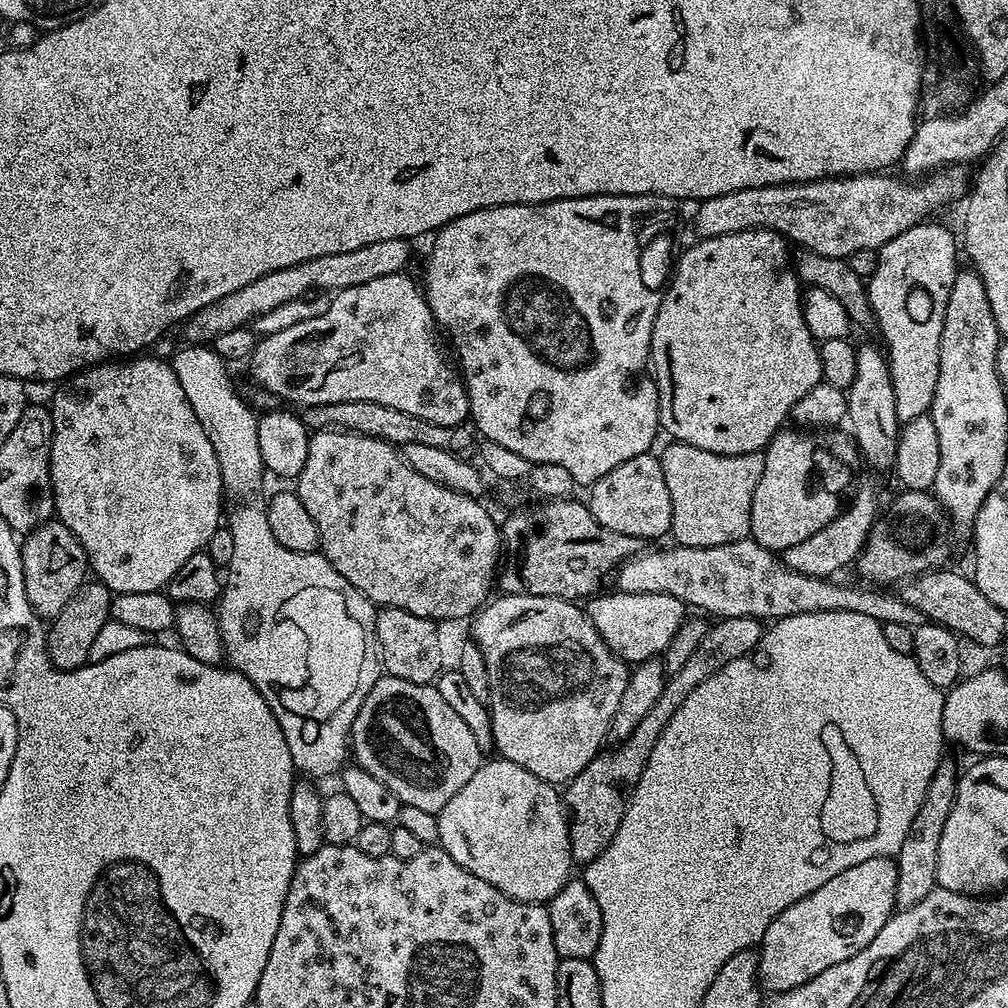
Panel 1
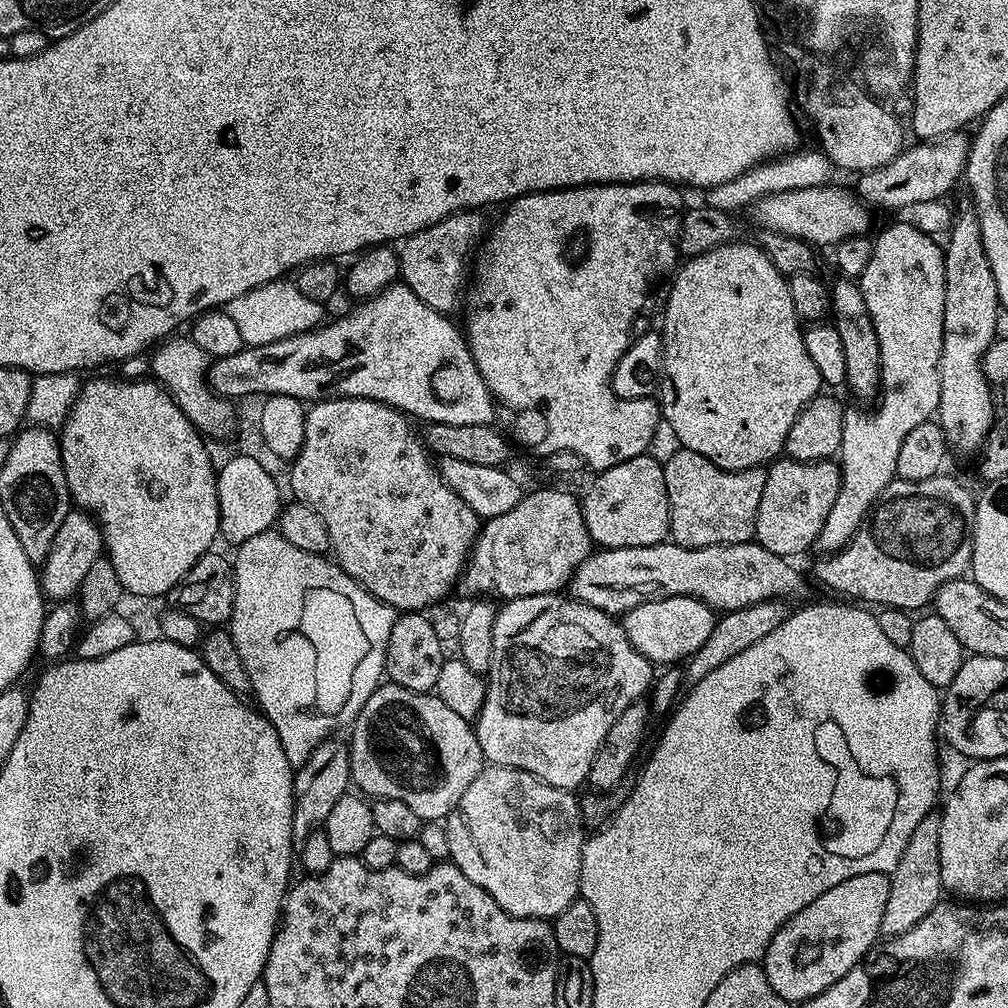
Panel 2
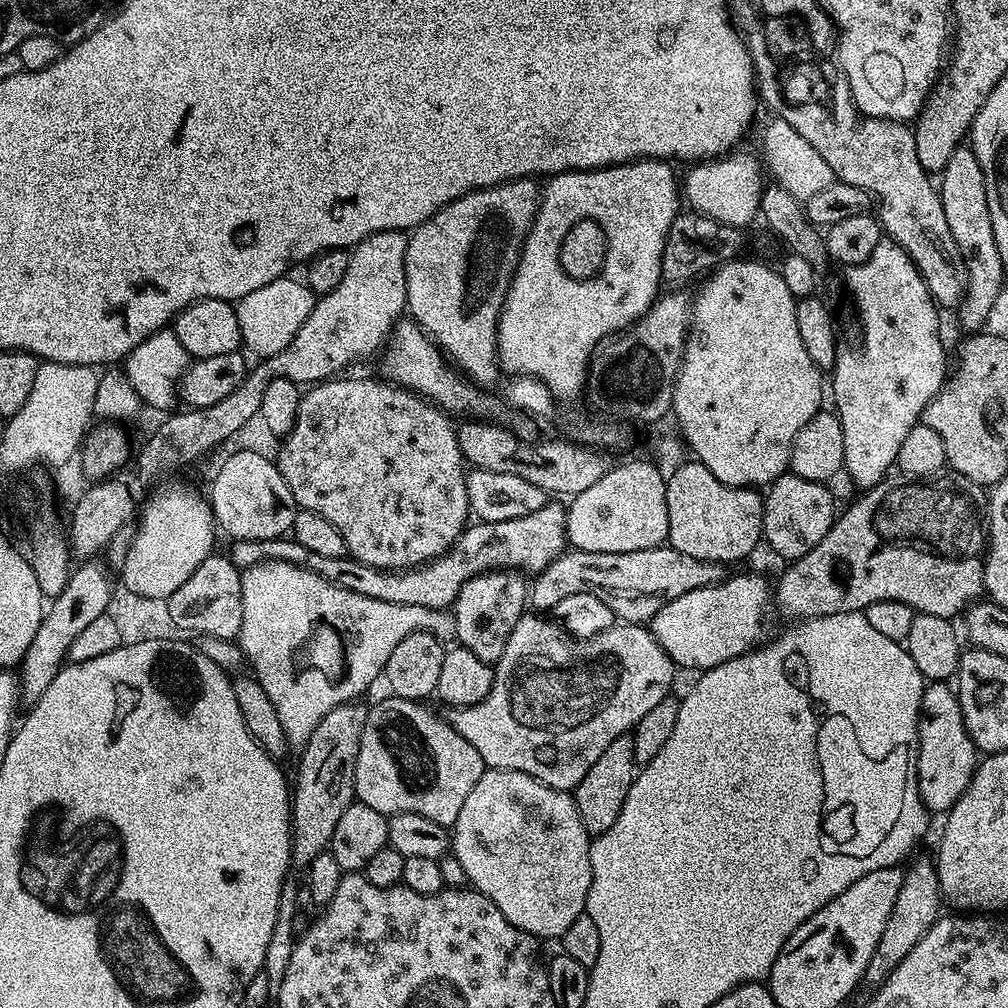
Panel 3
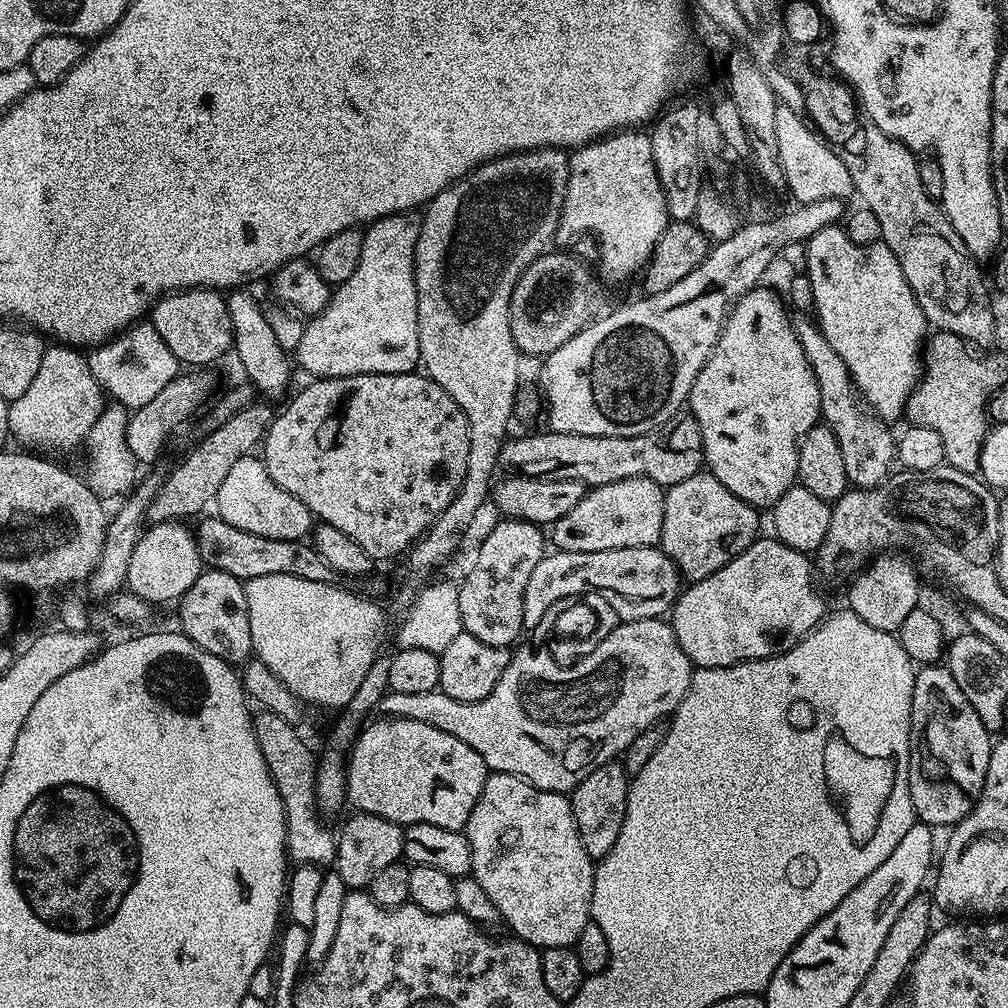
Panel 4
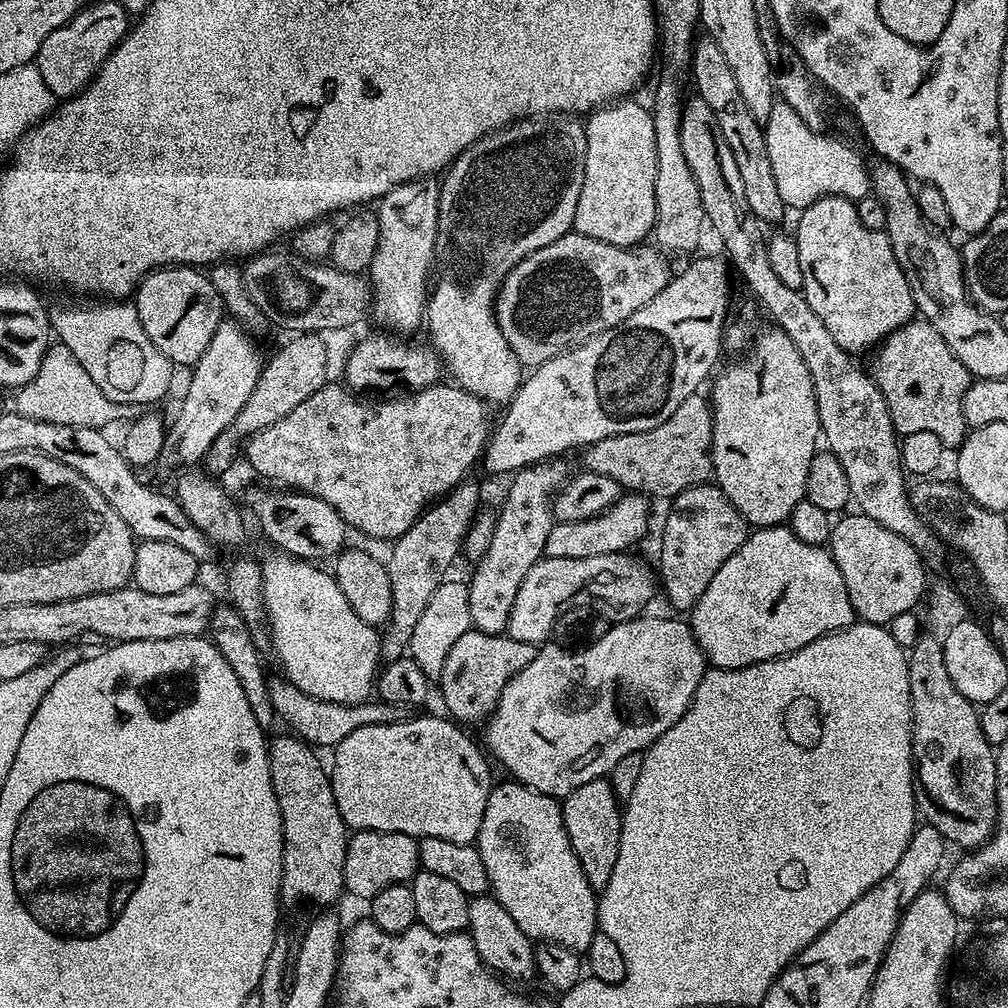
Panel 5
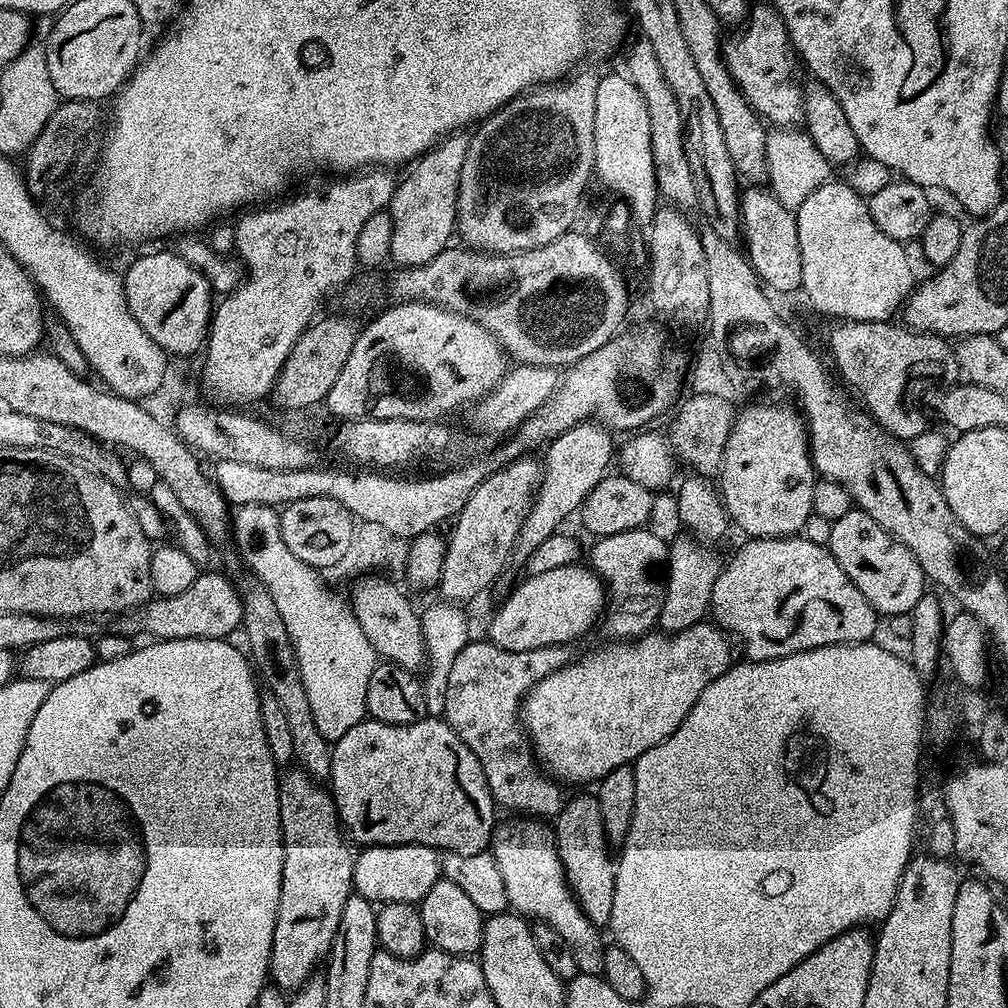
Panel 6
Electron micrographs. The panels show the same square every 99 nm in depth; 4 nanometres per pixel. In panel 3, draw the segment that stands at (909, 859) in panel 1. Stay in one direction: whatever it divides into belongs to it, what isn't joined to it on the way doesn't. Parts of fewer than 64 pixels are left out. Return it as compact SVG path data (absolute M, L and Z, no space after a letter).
M931 859L916 860L907 865L902 878L902 890L898 890L898 900L894 902L894 910L890 910L890 918L886 918L886 930L882 930L882 938L878 938L878 946L870 958L870 966L866 966L863 983L878 986L922 942L922 934L930 930L930 926L942 915L942 893L935 863Z

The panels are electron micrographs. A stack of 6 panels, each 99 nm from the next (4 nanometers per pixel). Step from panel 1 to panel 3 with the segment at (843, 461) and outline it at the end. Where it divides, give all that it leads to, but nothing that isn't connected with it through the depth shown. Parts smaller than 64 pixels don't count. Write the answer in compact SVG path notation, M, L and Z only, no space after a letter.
M791 474L779 476L773 484L767 485L763 493L764 498L764 535L762 537L765 545L769 544L780 556L785 556L785 561L791 562L798 559L802 554L814 550L822 538L826 538L826 530L830 530L833 520L838 515L836 500L827 483L819 480L807 480L798 478Z

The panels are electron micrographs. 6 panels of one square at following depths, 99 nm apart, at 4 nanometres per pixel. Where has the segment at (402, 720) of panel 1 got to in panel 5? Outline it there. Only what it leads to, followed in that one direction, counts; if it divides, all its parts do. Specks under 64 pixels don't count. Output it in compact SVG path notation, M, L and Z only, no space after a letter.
M443 715L415 716L393 724L362 726L336 744L331 753L330 775L338 814L342 814L349 830L357 832L378 830L417 838L446 838L446 842L459 844L473 843L494 787L492 772L484 761L485 753L476 749L475 742L459 723Z

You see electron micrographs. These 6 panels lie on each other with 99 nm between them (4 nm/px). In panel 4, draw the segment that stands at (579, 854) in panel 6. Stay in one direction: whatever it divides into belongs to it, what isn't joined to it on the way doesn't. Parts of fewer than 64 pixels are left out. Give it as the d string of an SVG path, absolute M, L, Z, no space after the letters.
M623 763L604 764L594 774L590 774L570 793L572 801L572 817L576 823L578 834L582 838L582 846L593 861L599 862L606 854L610 854L610 846L618 842L618 834L622 830L622 822L626 818L626 802L630 777L624 771Z

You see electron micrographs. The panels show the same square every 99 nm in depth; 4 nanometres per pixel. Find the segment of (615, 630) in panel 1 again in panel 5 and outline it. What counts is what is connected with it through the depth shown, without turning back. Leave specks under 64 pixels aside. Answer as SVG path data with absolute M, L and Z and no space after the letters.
M757 528L722 562L722 570L710 578L706 594L692 607L690 623L698 646L704 651L707 663L714 668L745 668L758 662L776 660L802 650L810 642L854 622L850 594L842 582L842 570L834 562L827 547L802 542L791 528Z

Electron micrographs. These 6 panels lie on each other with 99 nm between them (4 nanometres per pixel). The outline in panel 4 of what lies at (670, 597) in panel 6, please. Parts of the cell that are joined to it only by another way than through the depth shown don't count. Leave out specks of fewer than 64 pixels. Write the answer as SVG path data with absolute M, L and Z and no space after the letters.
M701 470L690 478L682 478L682 482L667 485L658 547L675 562L685 581L710 578L714 570L722 570L726 562L742 554L742 550L758 539L760 516L761 513L742 502L738 494L730 494L711 472Z

